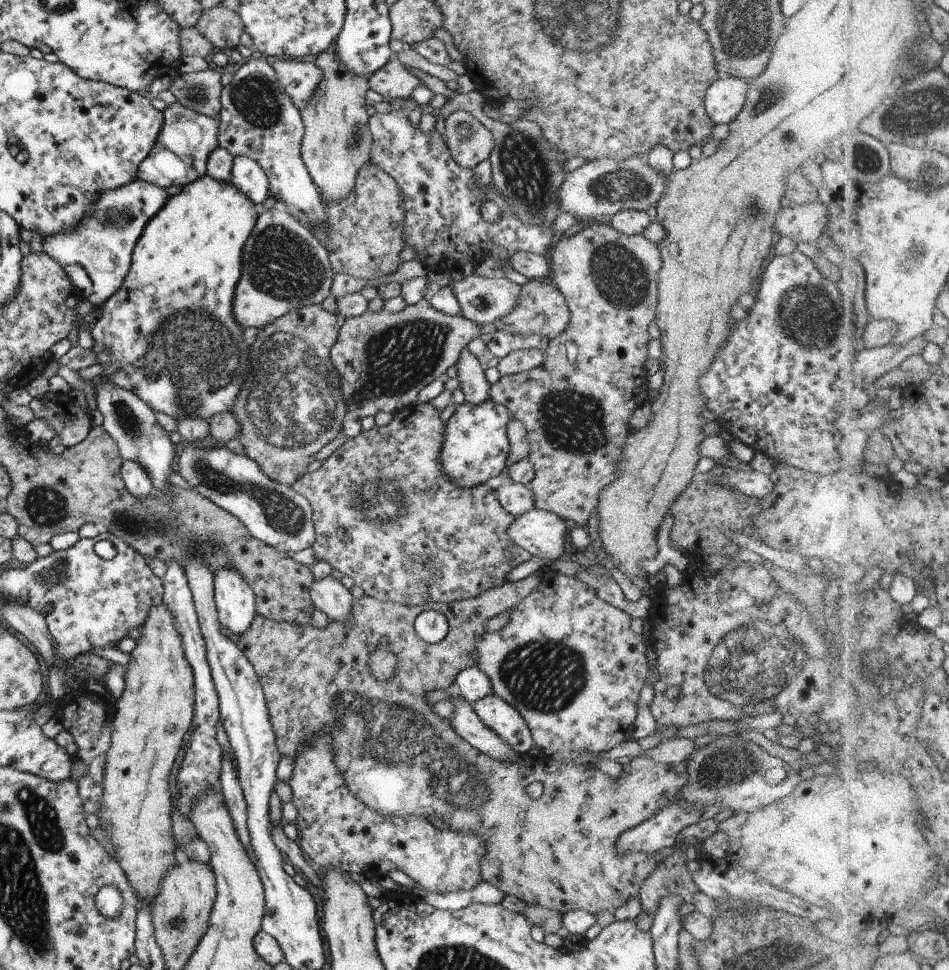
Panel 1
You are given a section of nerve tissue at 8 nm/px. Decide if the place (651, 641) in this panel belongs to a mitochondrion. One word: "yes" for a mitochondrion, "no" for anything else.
no

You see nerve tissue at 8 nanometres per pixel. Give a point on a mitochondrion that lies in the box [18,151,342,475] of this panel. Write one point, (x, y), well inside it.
(191, 330)

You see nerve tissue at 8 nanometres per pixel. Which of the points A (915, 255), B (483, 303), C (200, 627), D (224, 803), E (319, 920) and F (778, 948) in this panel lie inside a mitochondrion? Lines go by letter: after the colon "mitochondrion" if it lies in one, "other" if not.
A: mitochondrion
B: other
C: other
D: other
E: other
F: mitochondrion

